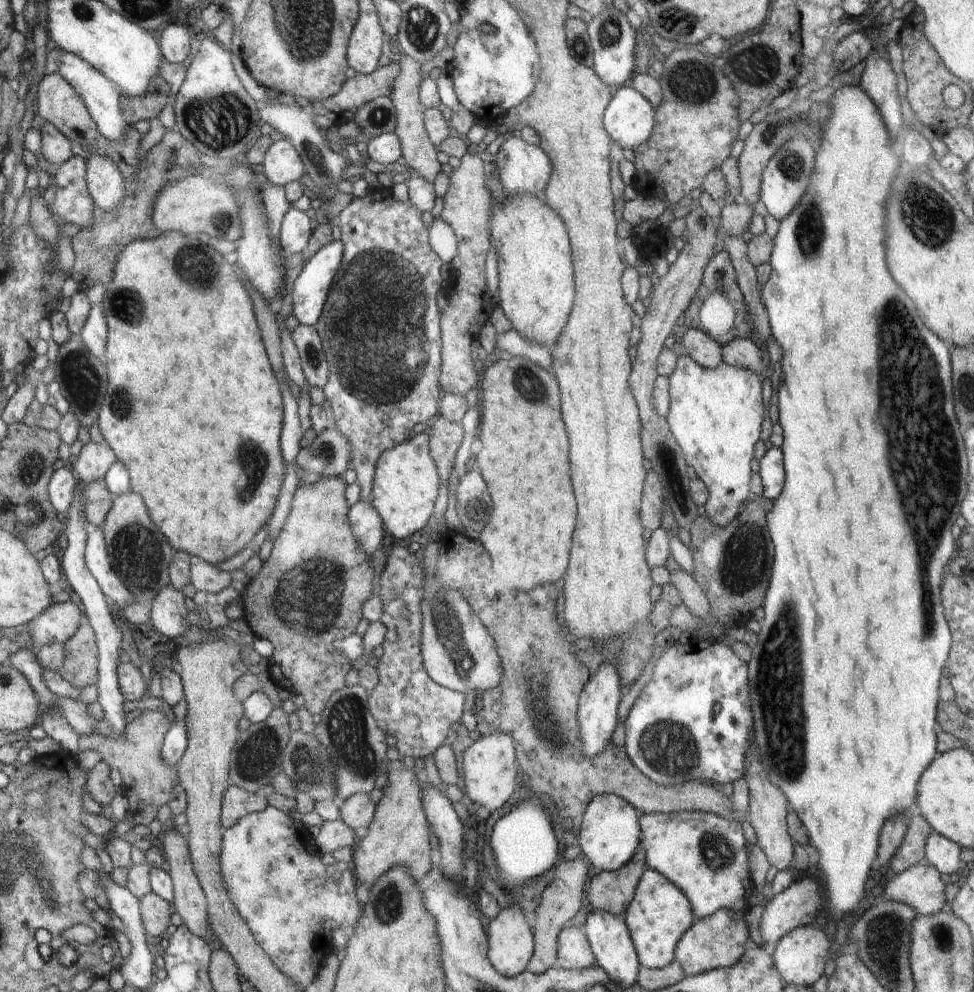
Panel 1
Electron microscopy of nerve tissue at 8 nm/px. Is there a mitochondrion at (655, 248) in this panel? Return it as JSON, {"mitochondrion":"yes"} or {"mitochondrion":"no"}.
{"mitochondrion":"no"}

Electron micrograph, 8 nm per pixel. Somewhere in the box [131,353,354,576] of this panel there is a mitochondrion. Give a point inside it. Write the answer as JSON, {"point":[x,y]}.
{"point":[252,456]}

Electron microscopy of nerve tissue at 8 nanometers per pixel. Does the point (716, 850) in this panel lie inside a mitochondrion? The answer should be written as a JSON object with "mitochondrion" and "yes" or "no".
{"mitochondrion":"yes"}

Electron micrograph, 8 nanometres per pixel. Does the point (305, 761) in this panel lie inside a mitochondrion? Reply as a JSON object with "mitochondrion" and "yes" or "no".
{"mitochondrion":"yes"}

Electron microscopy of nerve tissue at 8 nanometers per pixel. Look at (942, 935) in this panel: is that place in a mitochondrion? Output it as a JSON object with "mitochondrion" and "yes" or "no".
{"mitochondrion":"yes"}

